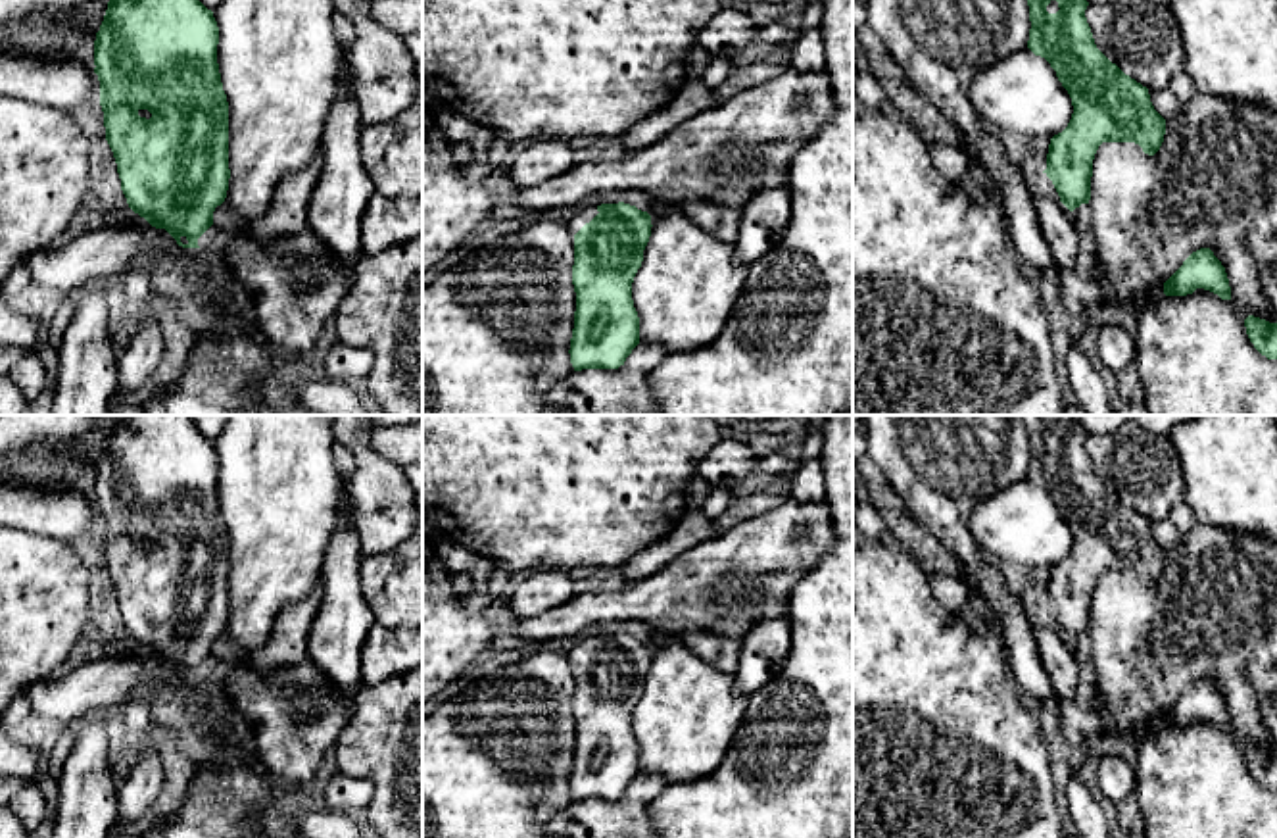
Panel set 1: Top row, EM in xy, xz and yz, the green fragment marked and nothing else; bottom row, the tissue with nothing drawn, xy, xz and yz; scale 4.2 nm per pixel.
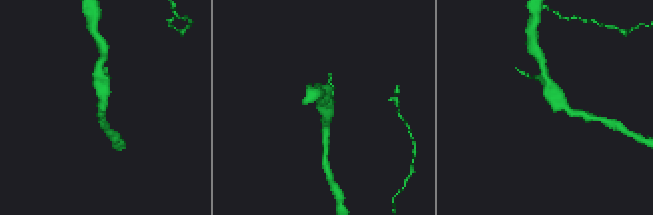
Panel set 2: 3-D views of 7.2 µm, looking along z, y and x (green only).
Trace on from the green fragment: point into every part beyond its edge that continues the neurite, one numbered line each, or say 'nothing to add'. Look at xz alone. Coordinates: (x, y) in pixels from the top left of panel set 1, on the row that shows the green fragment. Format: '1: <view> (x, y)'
1: xz (577, 221)

